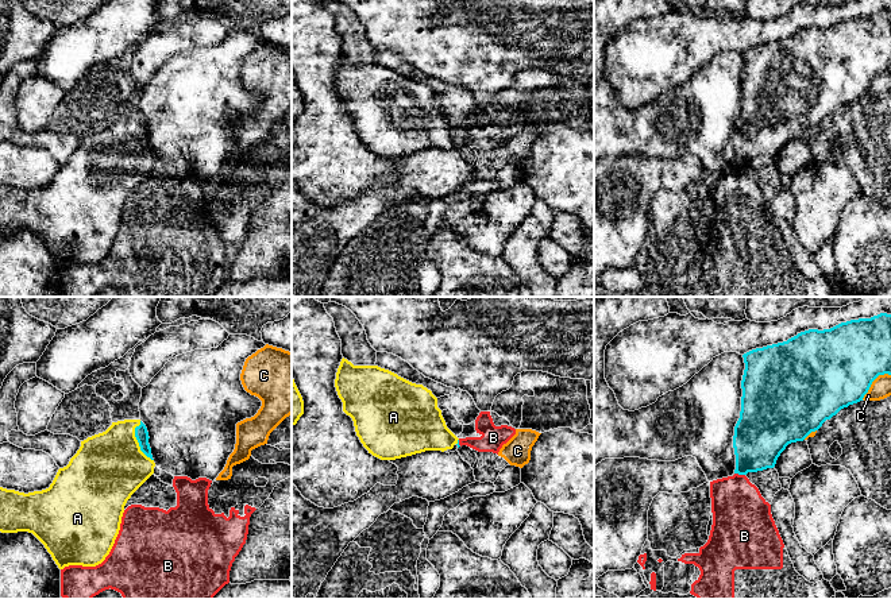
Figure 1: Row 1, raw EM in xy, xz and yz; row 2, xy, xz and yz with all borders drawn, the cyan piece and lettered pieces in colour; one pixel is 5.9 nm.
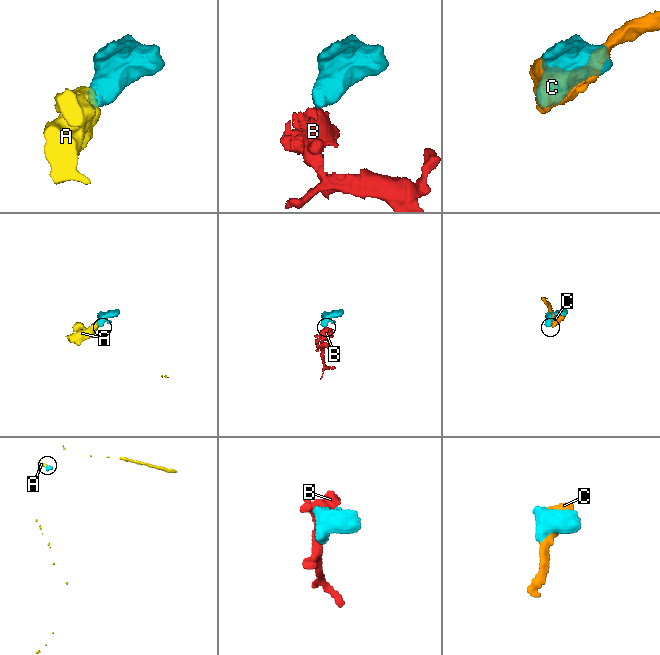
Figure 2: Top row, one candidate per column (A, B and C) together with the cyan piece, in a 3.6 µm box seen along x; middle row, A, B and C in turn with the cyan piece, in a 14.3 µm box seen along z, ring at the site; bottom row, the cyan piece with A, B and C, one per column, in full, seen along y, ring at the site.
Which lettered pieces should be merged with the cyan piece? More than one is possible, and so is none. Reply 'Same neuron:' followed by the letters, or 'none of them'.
Same neuron: A

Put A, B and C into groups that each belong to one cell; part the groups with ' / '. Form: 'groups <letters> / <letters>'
groups A / B / C

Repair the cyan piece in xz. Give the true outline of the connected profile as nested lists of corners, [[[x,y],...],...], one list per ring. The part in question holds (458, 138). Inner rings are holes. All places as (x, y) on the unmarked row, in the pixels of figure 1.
[[[343,55],[335,85],[360,140],[381,158],[460,144],[446,123],[437,96],[423,82],[378,63],[354,63]]]

